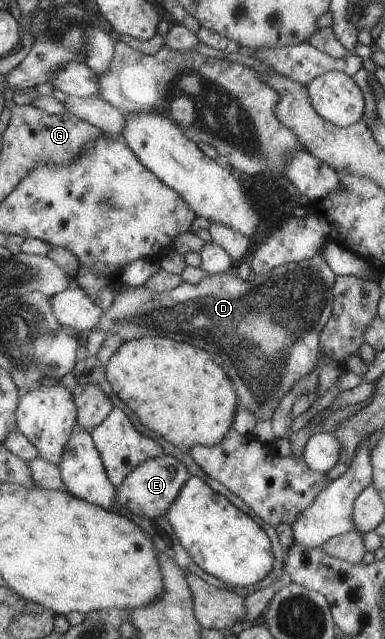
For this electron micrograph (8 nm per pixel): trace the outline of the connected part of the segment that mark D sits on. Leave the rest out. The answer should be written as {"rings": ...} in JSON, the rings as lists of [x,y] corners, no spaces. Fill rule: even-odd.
{"rings":[[[322,246],[317,253],[313,255],[313,258],[273,267],[268,273],[263,273],[262,275],[251,274],[250,278],[246,281],[237,277],[232,272],[220,272],[219,274],[205,275],[203,280],[196,285],[182,282],[179,286],[168,291],[161,291],[160,293],[149,290],[143,285],[136,287],[124,285],[124,287],[121,287],[118,292],[114,292],[111,305],[101,313],[93,331],[100,330],[106,335],[105,338],[114,336],[120,338],[122,342],[141,337],[165,337],[178,343],[189,343],[191,346],[212,352],[213,355],[220,356],[222,359],[222,369],[234,386],[237,404],[242,404],[246,409],[249,409],[256,420],[271,418],[277,401],[292,387],[292,384],[298,378],[304,377],[305,374],[307,374],[318,362],[320,330],[325,322],[327,322],[329,316],[331,316],[333,300],[331,288],[336,277],[336,274],[333,274],[333,271],[320,257],[320,249],[322,249]]]}

